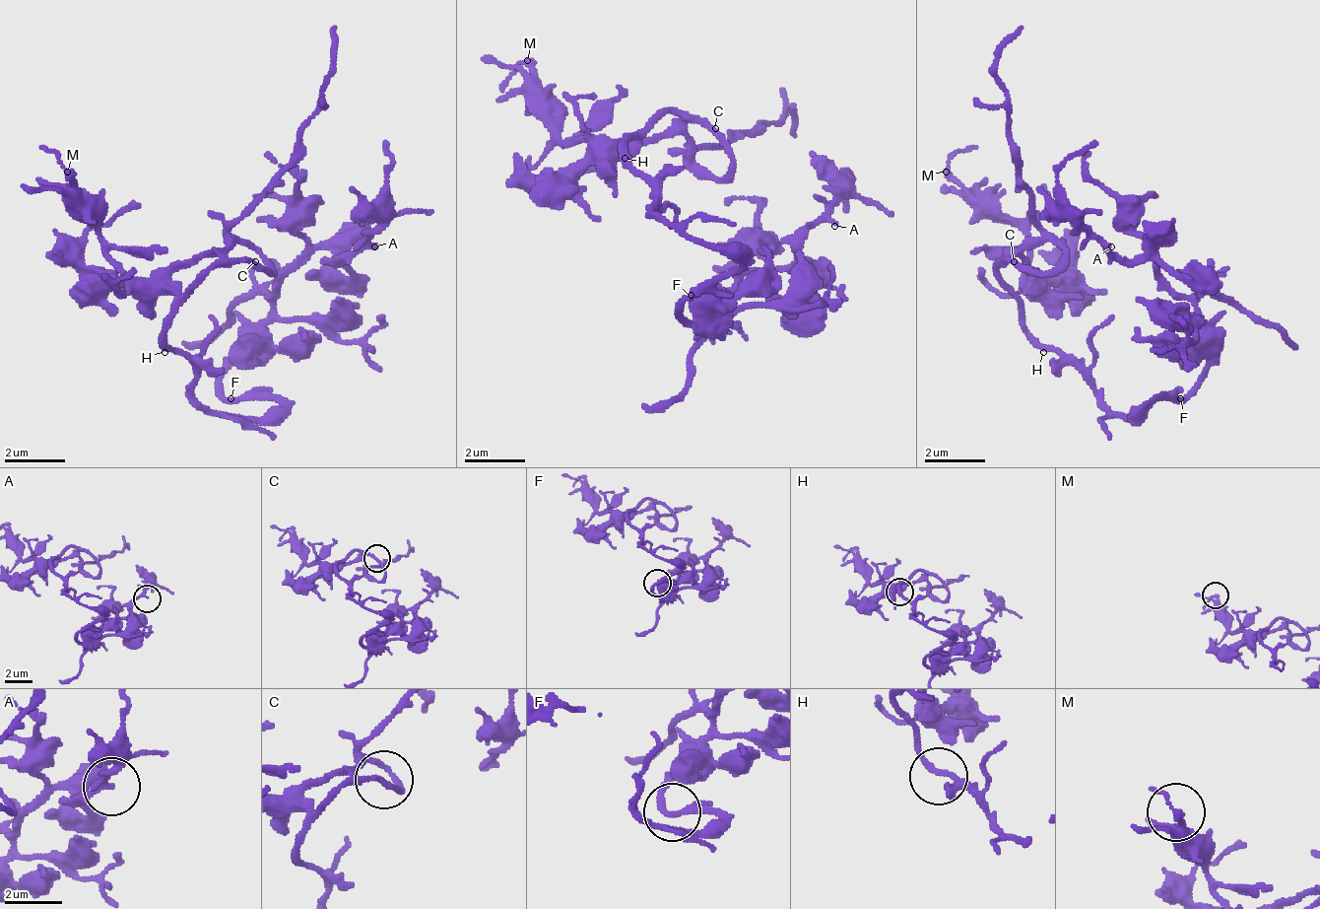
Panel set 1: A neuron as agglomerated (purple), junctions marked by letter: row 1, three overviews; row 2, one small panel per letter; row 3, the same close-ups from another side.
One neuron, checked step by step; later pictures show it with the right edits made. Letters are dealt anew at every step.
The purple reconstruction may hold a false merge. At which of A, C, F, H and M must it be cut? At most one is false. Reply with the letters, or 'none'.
none

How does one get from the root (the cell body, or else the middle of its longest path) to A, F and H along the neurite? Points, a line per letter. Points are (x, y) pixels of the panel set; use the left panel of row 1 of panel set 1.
A: (225, 419), (277, 404), (225, 389), (277, 284), (322, 246), (345, 261), (374, 246)
F: (225, 419), (262, 419), (277, 404), (270, 396), (232, 396)
H: (225, 419), (217, 419), (195, 396), (195, 367), (179, 352), (164, 352)

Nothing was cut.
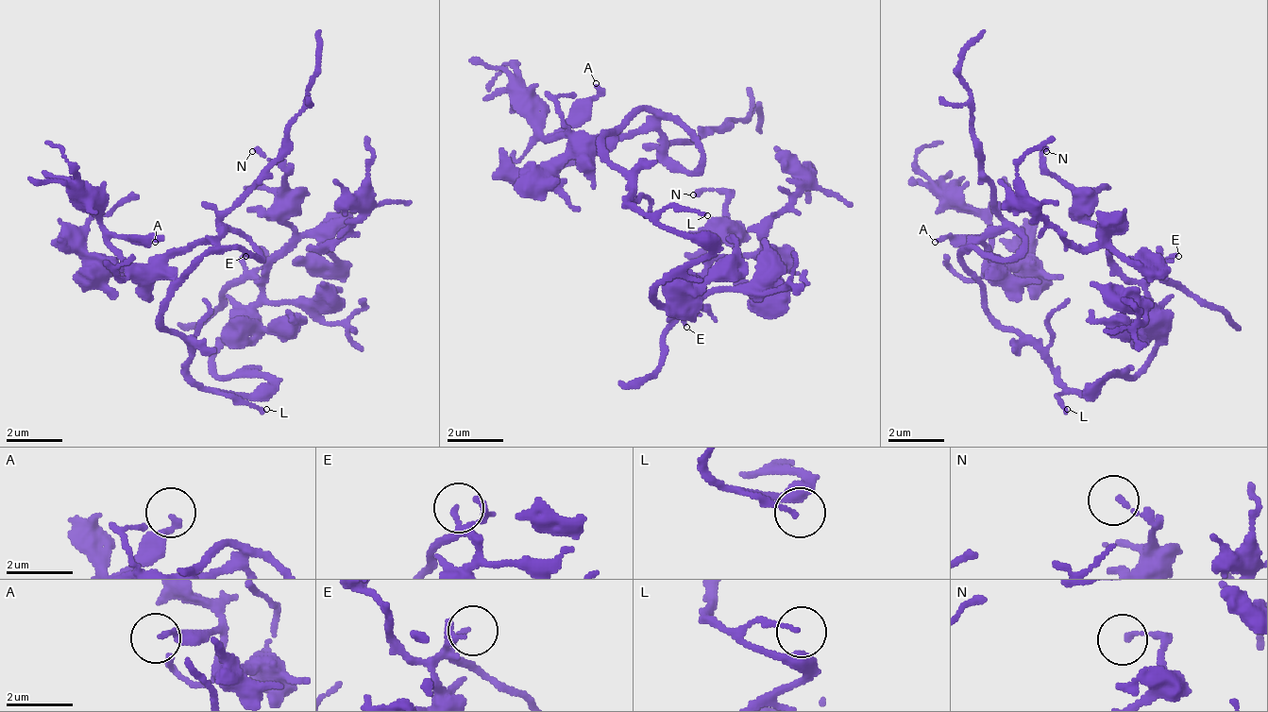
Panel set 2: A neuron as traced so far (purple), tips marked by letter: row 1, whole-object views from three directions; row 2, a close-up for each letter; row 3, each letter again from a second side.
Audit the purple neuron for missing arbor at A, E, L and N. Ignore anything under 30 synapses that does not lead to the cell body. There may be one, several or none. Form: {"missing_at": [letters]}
{"missing_at": []}

